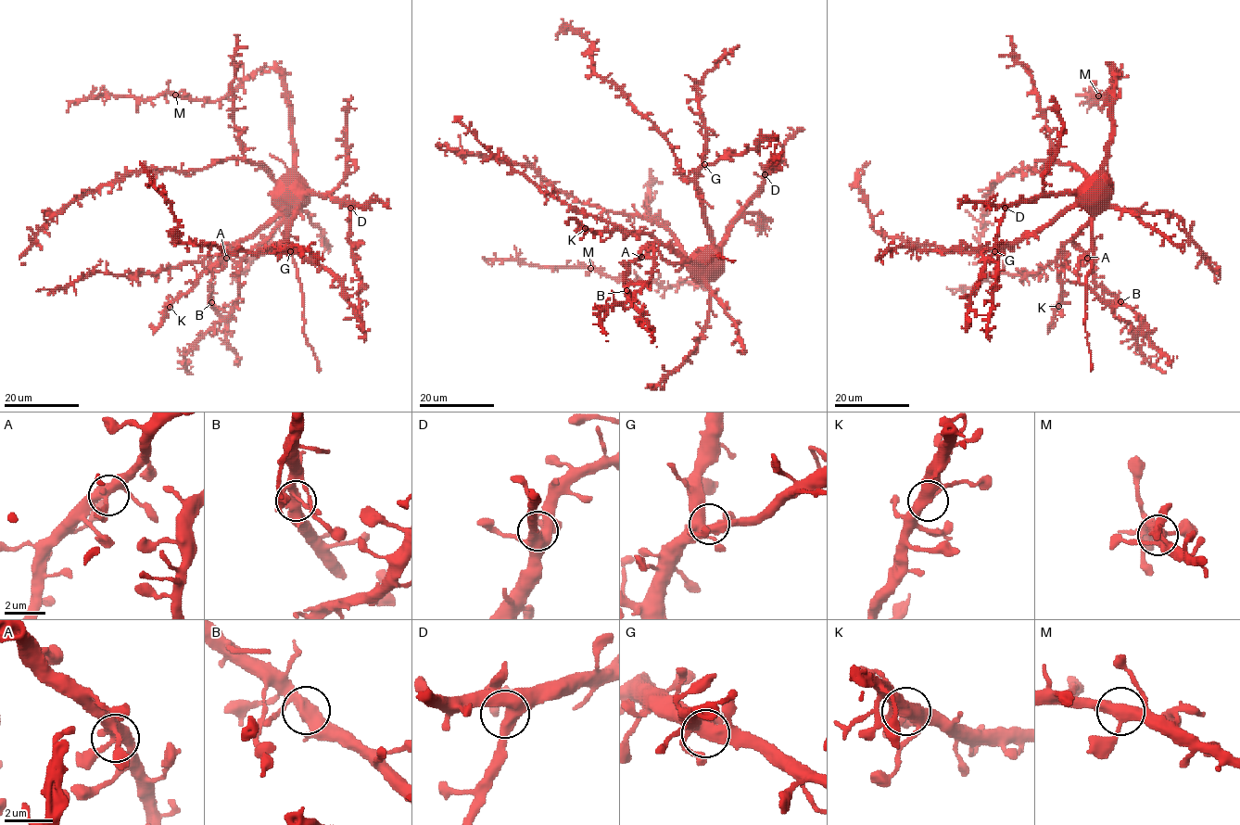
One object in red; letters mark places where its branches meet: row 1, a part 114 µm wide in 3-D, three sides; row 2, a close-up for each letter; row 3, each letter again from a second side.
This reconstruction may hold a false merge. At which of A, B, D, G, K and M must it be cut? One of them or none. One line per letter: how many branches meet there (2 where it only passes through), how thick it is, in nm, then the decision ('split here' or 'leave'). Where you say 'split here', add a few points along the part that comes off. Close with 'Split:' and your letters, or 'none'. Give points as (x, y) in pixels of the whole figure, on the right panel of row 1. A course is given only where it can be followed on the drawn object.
A: 4 branches meet; 420 nm thick; leave
B: 5 branches meet; 420 nm thick; leave
D: 4 branches meet; 460 nm thick; leave
G: 5 branches meet; 440 nm thick; leave
K: 4 branches meet; 440 nm thick; leave
M: 5 branches meet; 400 nm thick; leave
Split: none

